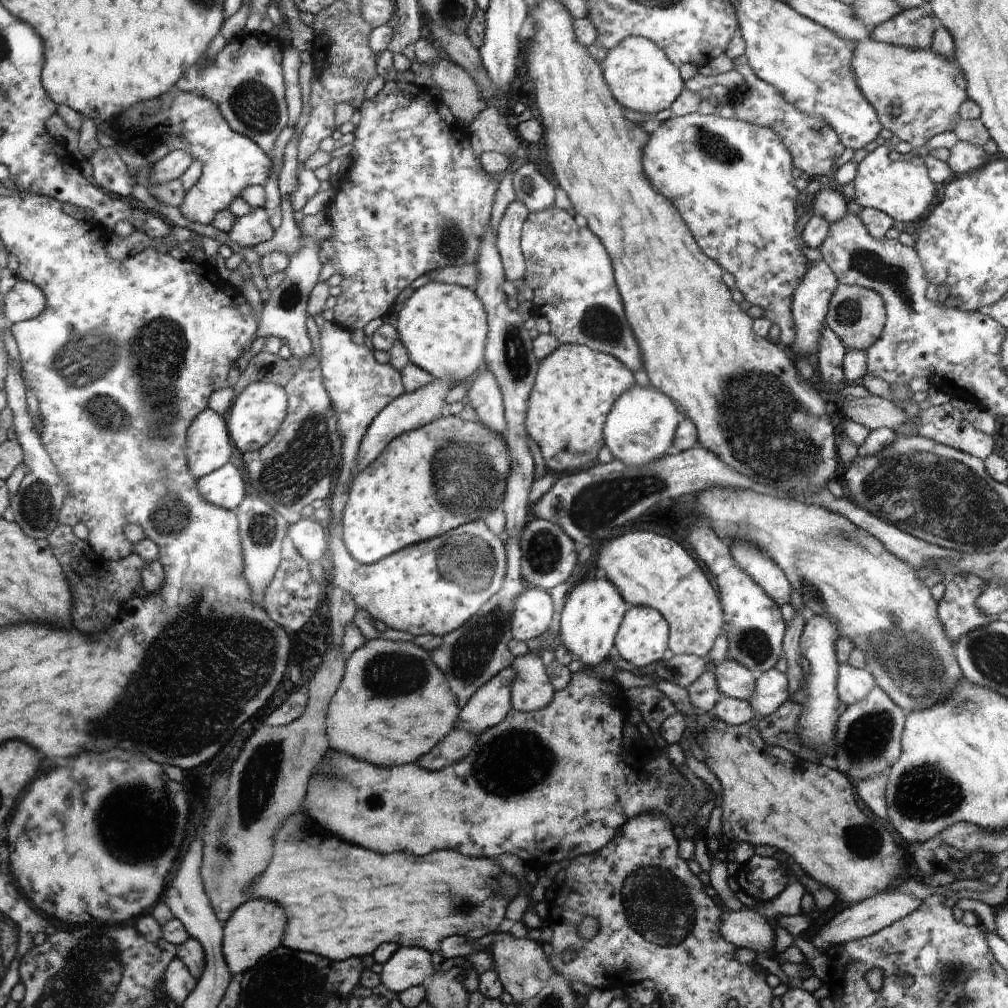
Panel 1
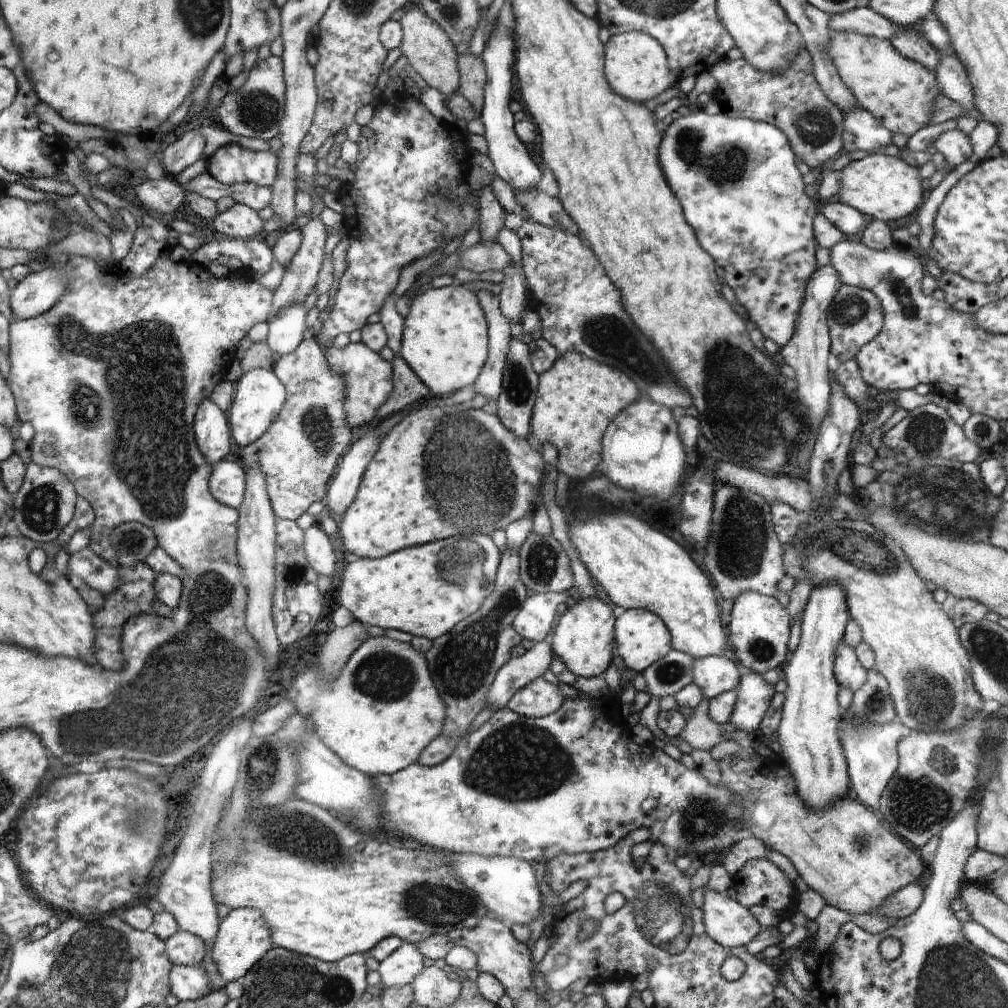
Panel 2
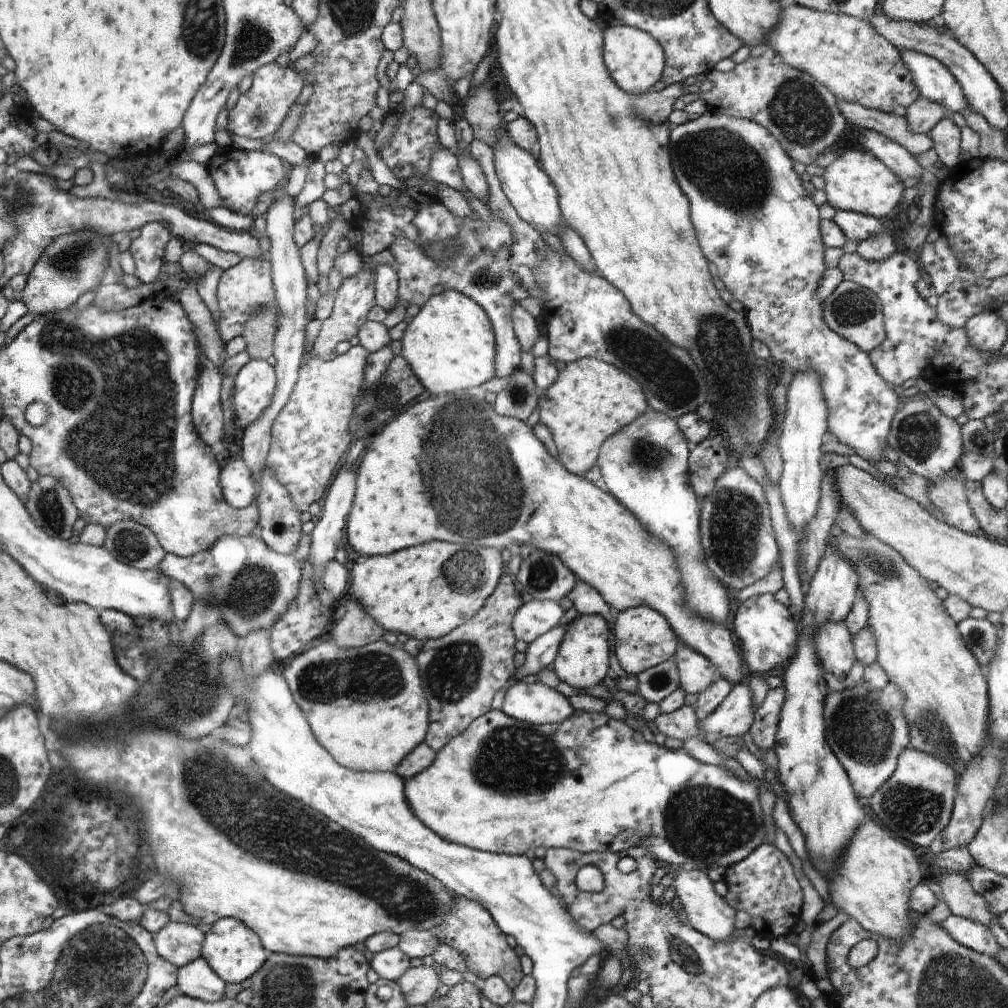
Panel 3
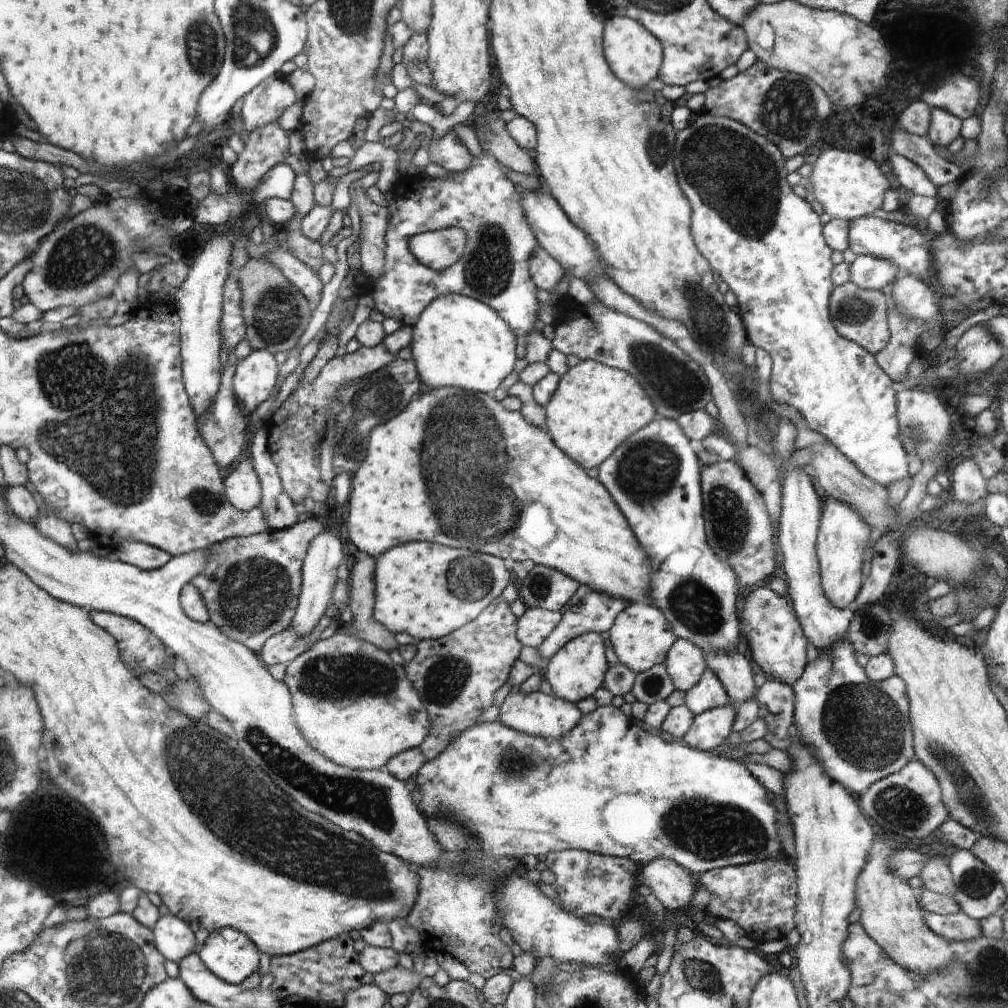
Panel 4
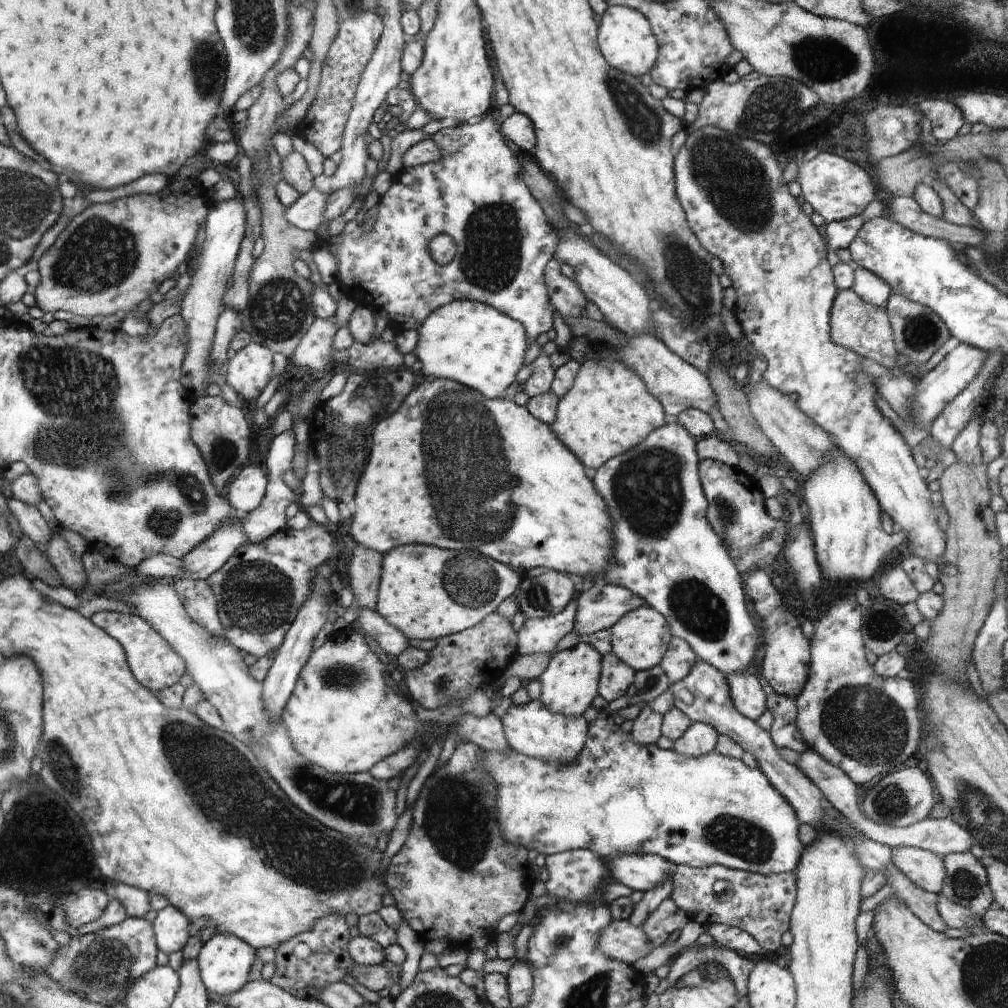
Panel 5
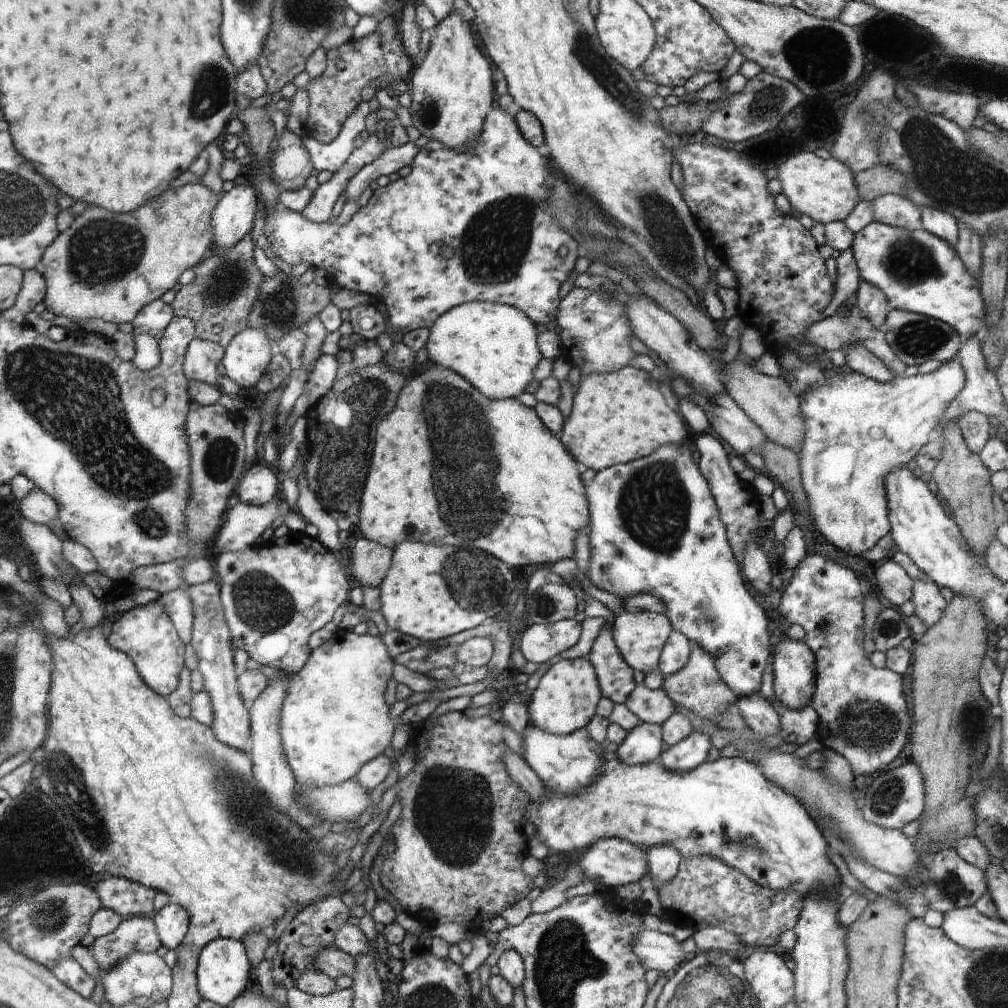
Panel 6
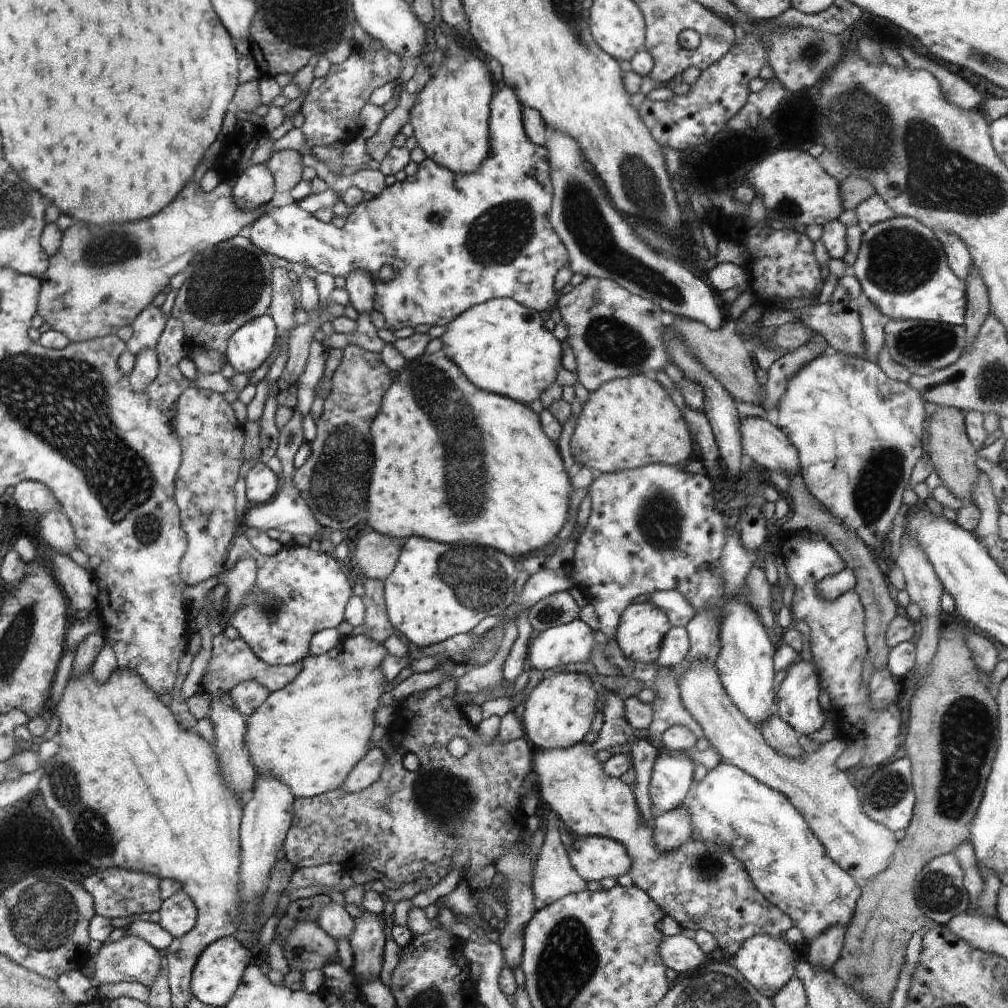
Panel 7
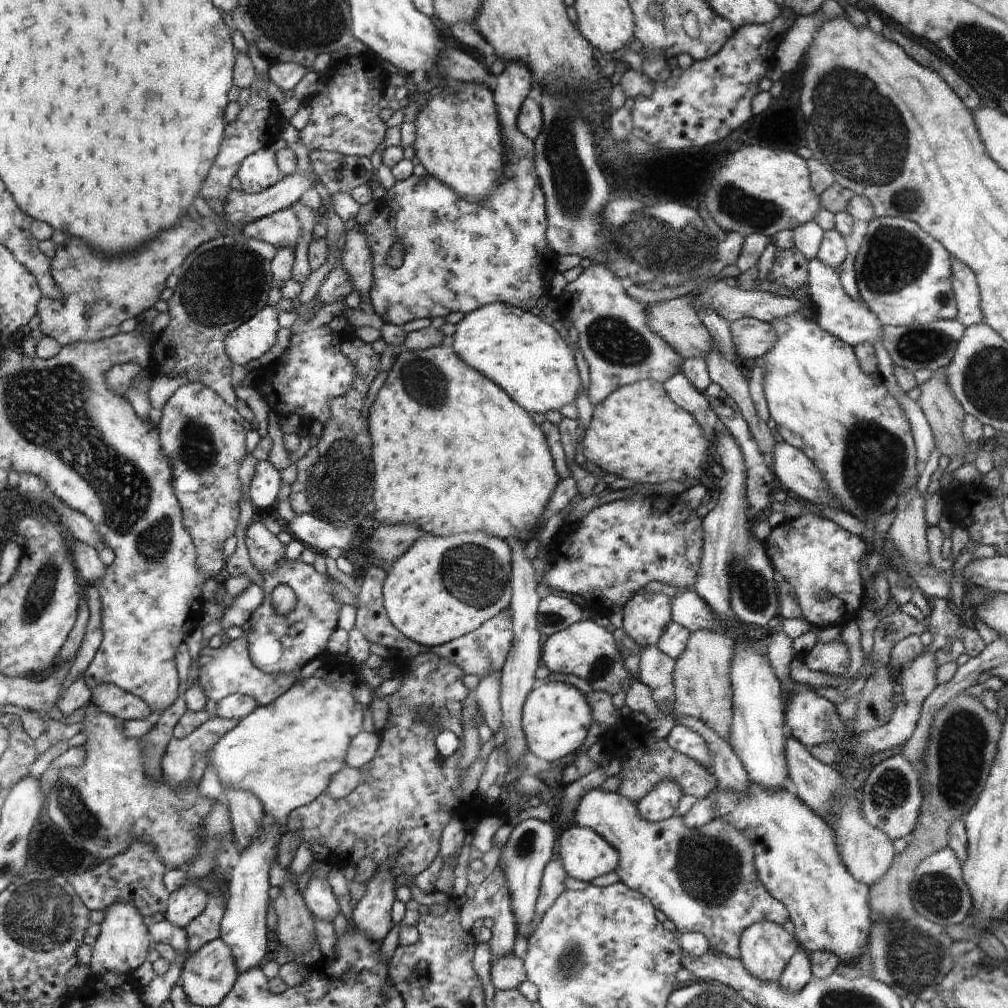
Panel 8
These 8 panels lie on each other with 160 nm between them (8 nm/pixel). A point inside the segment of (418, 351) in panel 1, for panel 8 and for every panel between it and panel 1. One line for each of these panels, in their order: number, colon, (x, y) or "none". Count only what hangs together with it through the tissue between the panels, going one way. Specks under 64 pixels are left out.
2: (445, 341)
3: (450, 344)
4: (460, 342)
5: (472, 343)
6: (493, 346)
7: (503, 347)
8: (521, 354)

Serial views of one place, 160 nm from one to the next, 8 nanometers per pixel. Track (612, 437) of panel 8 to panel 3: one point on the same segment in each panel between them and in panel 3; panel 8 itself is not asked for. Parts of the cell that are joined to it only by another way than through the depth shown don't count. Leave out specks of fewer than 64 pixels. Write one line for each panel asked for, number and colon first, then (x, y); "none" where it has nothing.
3: (589, 400)
4: (595, 408)
5: (608, 409)
6: (617, 416)
7: (628, 422)

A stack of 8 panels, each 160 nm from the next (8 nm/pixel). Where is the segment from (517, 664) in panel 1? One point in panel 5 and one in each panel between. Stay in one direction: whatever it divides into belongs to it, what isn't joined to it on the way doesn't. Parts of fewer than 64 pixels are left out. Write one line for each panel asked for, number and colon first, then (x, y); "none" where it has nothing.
2: (539, 698)
3: (536, 703)
4: (537, 714)
5: (532, 729)

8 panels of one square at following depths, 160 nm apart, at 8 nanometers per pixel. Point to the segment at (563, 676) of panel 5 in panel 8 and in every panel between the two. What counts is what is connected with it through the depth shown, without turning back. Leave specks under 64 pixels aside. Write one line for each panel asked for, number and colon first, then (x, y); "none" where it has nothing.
6: (565, 700)
7: (559, 711)
8: (556, 718)

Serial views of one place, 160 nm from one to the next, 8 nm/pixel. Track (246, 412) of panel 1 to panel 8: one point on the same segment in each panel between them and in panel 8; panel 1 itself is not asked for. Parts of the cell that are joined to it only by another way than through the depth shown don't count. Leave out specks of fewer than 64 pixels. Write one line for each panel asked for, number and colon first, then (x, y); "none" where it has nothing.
2: (260, 396)
3: (255, 382)
4: (255, 376)
5: (249, 369)
6: (245, 359)
7: (252, 343)
8: (256, 336)

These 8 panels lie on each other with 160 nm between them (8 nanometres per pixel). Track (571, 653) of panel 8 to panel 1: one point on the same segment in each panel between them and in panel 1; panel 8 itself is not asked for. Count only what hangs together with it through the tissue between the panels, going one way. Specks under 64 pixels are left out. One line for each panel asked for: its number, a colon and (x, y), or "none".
1: (533, 612)
2: (535, 619)
3: (535, 617)
4: (534, 626)
5: (537, 635)
6: (538, 643)
7: (572, 642)

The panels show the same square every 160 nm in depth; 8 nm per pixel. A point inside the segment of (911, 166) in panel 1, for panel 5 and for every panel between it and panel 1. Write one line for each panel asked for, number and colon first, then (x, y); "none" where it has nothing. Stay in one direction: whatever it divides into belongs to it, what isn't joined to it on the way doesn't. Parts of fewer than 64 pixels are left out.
2: (883, 187)
3: (857, 181)
4: (848, 185)
5: (838, 189)

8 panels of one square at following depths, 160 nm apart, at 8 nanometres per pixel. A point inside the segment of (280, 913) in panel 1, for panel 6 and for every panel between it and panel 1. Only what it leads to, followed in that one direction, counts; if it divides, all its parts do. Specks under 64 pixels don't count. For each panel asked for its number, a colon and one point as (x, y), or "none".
2: (243, 938)
3: (235, 952)
4: (227, 953)
5: (225, 961)
6: (223, 973)

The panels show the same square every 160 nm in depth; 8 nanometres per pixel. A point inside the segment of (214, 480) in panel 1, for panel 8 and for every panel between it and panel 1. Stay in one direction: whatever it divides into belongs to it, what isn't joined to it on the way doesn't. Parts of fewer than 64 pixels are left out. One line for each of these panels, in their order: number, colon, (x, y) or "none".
2: (227, 483)
3: (240, 489)
4: (243, 486)
5: (246, 492)
6: (259, 486)
7: (261, 483)
8: (264, 489)

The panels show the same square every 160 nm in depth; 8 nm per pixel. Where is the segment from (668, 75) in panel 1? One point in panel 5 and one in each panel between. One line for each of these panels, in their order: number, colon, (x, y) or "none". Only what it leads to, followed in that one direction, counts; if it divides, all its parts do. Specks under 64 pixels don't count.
2: (637, 68)
3: (634, 58)
4: (634, 54)
5: (625, 38)

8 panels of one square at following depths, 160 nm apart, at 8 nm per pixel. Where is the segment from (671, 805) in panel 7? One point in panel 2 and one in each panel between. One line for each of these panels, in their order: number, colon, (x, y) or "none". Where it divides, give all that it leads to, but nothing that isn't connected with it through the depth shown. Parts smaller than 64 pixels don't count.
2: (754, 696)
3: (734, 716)
4: (709, 729)
5: (700, 738)
6: (689, 753)

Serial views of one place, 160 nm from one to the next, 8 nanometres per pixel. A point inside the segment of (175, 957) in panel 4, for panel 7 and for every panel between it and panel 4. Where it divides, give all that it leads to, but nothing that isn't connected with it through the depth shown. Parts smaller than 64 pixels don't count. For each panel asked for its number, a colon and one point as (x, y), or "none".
5: (172, 929)
6: (172, 921)
7: (178, 914)

